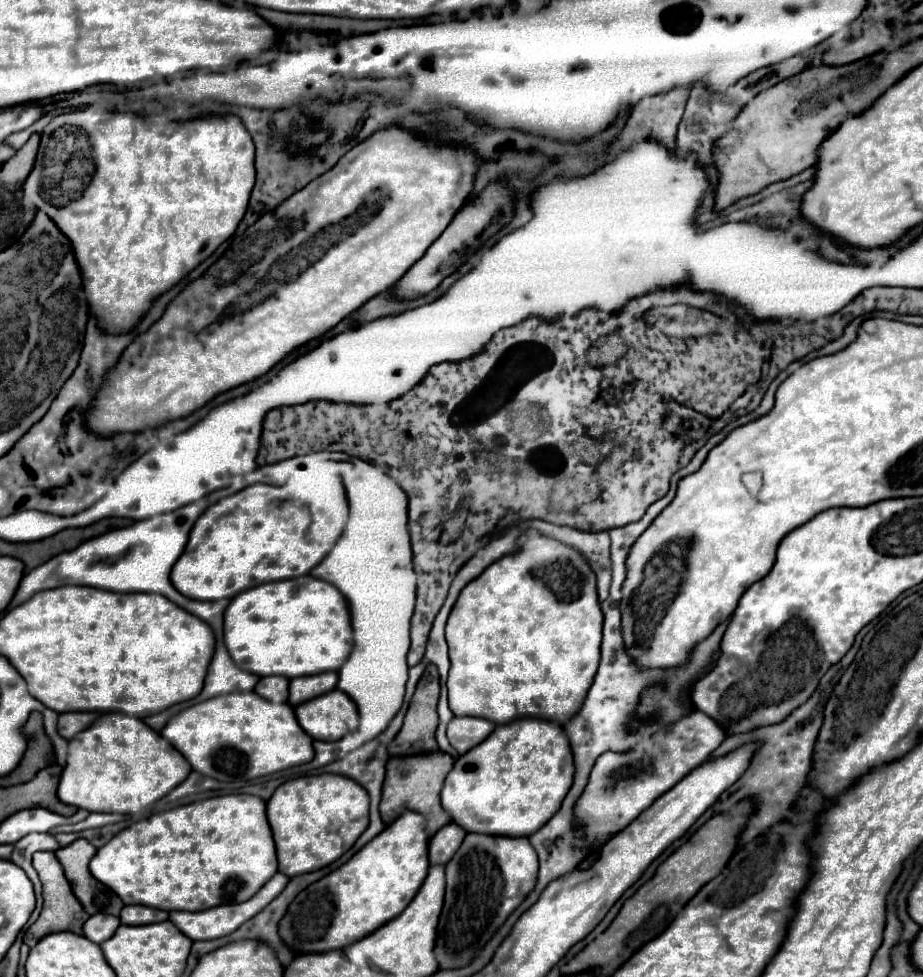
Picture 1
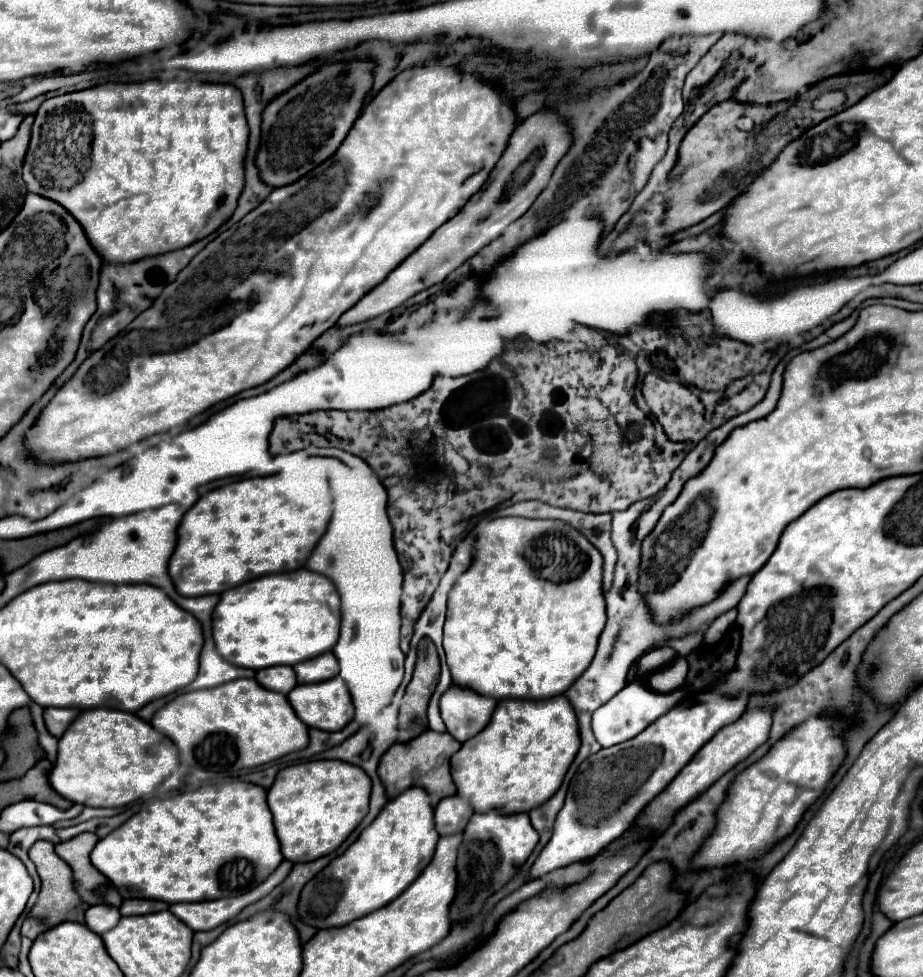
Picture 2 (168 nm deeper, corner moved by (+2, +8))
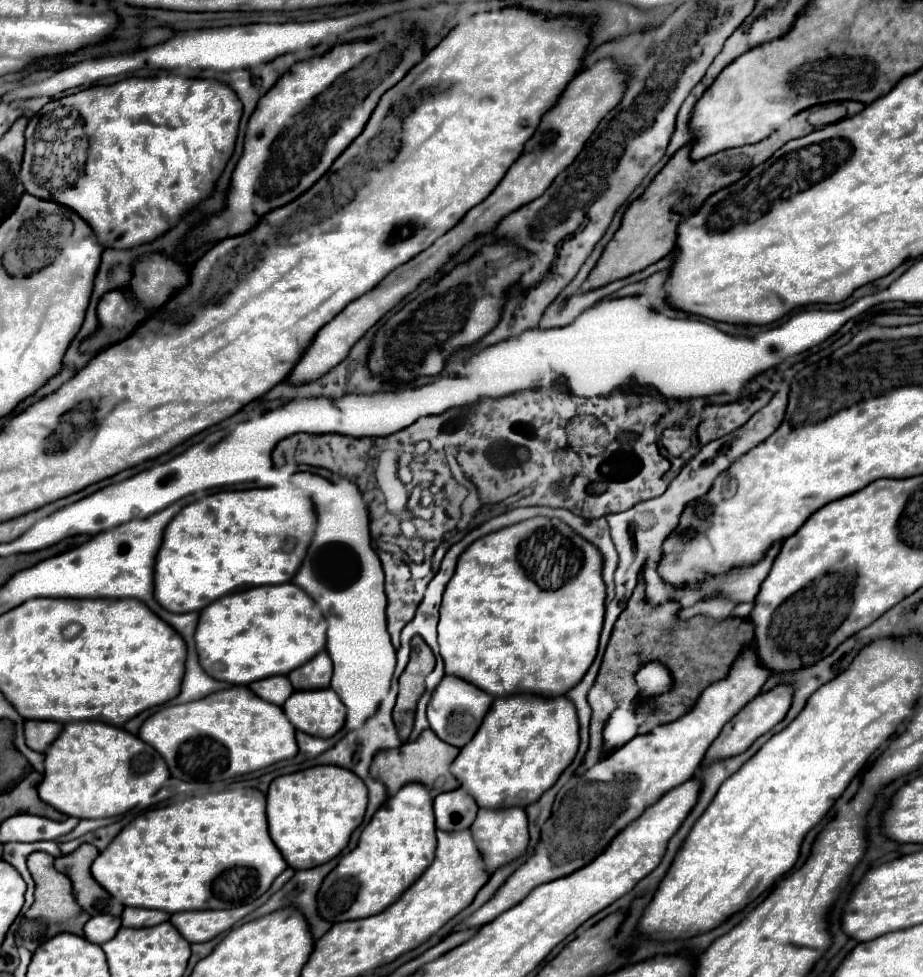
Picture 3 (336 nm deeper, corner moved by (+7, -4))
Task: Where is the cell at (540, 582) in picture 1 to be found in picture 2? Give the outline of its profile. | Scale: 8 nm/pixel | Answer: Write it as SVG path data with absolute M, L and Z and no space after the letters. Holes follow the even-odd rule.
M495 518L491 520L483 532L477 538L477 548L473 552L473 564L469 570L457 580L453 590L449 592L449 604L447 604L447 620L445 620L445 636L443 636L443 648L447 654L447 666L453 676L453 684L459 688L473 690L483 696L491 696L497 700L503 698L525 698L525 700L545 700L559 696L569 690L573 680L585 672L589 666L589 660L593 660L597 650L597 638L605 626L605 600L601 590L601 572L603 572L603 556L601 552L575 528L569 528L567 524L561 524L557 520L529 520L529 518Z

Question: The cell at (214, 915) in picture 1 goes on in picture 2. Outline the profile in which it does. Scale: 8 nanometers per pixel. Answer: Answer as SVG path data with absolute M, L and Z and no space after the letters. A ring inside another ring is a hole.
M283 860L277 870L263 880L263 884L255 886L253 890L239 894L239 896L231 896L231 898L219 898L219 900L207 900L207 902L193 902L193 904L173 904L169 910L185 924L189 924L191 930L213 930L229 920L233 920L245 906L265 898L277 884L281 884L281 880L285 880L285 876L291 872L289 860Z

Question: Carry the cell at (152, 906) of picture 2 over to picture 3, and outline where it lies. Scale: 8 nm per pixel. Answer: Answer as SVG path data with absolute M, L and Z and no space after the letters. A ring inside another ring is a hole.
M126 908L122 912L122 926L142 928L142 926L156 926L170 920L168 912L162 910L148 910L148 908Z

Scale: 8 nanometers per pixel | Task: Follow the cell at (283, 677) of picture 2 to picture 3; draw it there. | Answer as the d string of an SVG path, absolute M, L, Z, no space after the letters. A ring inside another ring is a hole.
M270 676L264 680L258 680L256 684L250 684L252 692L256 692L260 698L282 706L284 700L288 700L288 696L294 692L290 680L286 676Z

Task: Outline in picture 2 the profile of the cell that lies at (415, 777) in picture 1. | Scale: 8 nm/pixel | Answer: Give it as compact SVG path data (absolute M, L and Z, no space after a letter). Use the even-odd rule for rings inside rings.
M433 730L423 732L421 736L413 738L411 742L405 744L393 744L379 762L379 778L385 786L387 792L387 800L397 798L403 790L411 788L411 786L419 786L429 794L429 802L435 808L439 804L439 800L447 798L447 796L455 796L455 788L453 788L453 780L451 780L451 772L449 772L449 758L453 756L453 752L457 752L461 744L457 740L453 740L453 736L439 734Z

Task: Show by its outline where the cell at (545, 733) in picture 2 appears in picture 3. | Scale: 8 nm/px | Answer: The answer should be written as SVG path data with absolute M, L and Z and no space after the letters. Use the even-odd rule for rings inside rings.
M516 694L506 698L496 698L480 732L460 750L460 756L452 762L452 774L462 782L464 788L476 798L482 808L510 808L510 806L528 806L532 800L538 800L544 790L552 788L558 776L572 764L578 744L580 744L580 724L578 714L566 696L544 698L538 694Z

